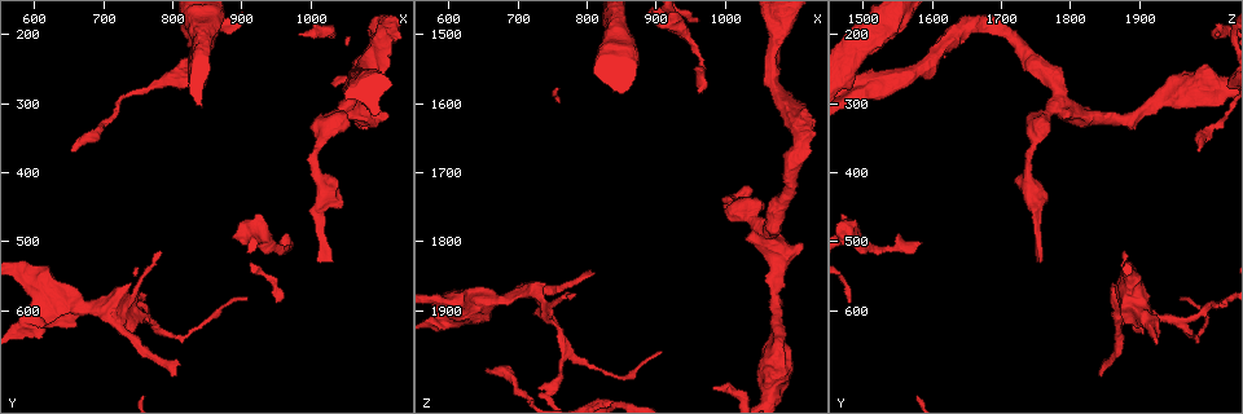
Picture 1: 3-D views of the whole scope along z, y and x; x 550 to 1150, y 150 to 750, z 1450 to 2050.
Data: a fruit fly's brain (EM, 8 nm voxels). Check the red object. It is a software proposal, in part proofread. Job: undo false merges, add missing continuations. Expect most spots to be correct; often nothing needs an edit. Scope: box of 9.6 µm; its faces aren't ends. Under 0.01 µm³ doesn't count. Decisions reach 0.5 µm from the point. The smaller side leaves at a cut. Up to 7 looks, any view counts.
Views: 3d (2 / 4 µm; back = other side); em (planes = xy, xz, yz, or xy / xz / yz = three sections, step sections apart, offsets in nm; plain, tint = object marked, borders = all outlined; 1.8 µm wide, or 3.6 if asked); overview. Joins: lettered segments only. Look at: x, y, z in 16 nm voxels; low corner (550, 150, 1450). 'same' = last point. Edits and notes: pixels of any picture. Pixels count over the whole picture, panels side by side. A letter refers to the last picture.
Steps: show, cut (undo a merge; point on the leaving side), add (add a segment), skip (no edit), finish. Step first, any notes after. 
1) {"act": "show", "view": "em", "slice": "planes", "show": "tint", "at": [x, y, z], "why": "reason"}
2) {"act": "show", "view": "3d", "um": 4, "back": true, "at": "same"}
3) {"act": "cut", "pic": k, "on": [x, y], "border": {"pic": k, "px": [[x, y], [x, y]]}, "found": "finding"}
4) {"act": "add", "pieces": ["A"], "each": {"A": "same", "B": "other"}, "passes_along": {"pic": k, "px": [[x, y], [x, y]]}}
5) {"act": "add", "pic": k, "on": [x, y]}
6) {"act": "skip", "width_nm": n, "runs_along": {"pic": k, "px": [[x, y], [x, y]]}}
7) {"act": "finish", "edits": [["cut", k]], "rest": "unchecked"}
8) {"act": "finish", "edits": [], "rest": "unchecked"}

{"act": "show", "view": "em", "slice": "yz", "step": 16, "show": "tint", "at": [805, 690, 1845]}

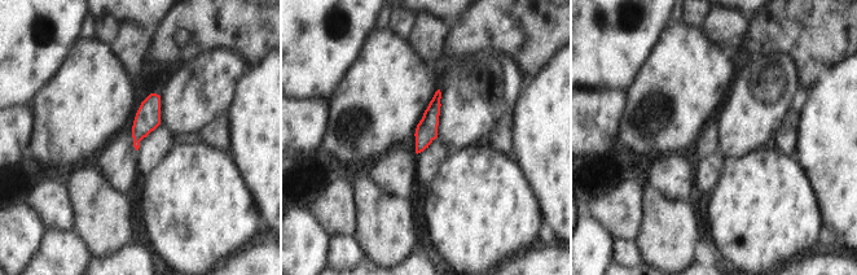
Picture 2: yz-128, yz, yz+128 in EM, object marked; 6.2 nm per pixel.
{"act": "show", "view": "em", "slice": "planes", "show": "borders", "at": "same", "why": "cut it another way"}

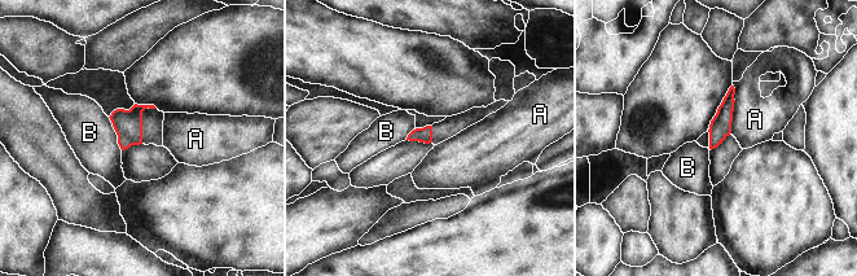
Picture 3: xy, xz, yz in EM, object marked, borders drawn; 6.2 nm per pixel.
{"act": "skip", "width_nm": 100, "longest_contact_nm": ["A", 300], "each": {"A": "other", "B": "other"}, "found": "no lettered segment goes on from it"}

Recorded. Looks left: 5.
{"act": "show", "view": "em", "um": 3.6, "slice": "planes", "show": "borders", "at": [1035, 535, 1755], "why": "long arm stops here"}

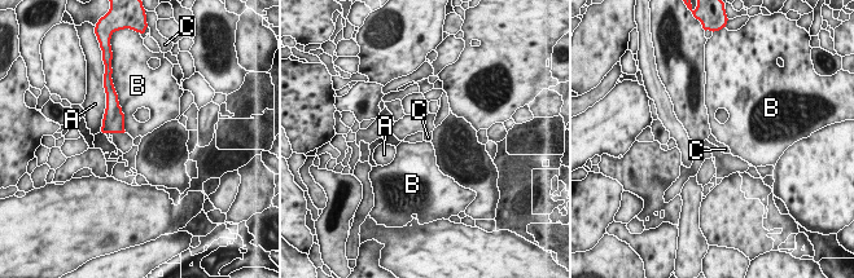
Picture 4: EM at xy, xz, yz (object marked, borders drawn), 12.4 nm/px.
{"act": "skip", "each": {"A": "other", "B": "other", "C": "other"}, "border": {"pic": 4, "px": [[117, 98], [126, 131]]}, "found": "none of them fits"}

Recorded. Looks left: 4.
{"act": "show", "view": "em", "slice": "xy", "step": 4, "show": "tint", "at": [1030, 320, 1790], "why": "branch stops here"}

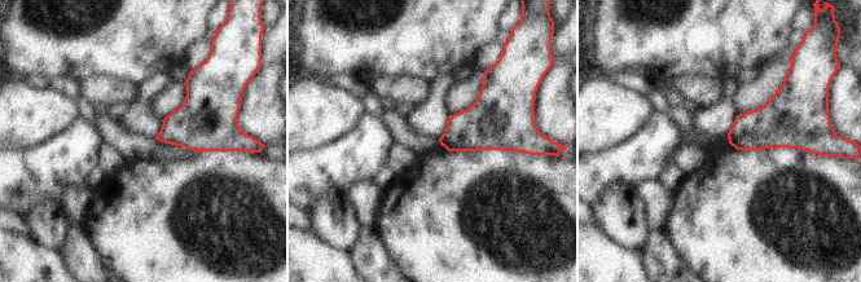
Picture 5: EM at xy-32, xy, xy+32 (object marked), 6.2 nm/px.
{"act": "show", "view": "em", "slice": "planes", "show": "borders", "at": "same", "why": "another direction"}

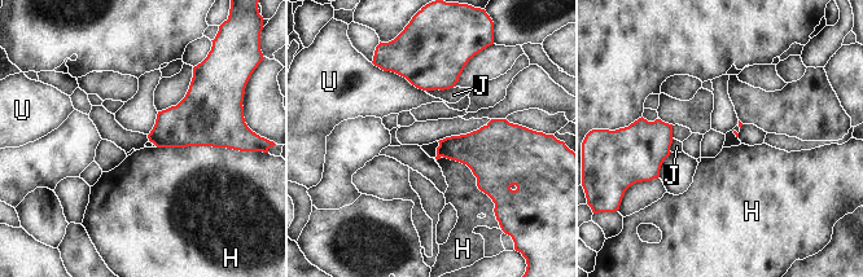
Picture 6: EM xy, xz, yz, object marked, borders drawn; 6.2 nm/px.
{"act": "skip", "each": {"H": "other", "J": "other", "U": "other"}, "border": {"pic": 6, "px": [[157, 146], [226, 146], [231, 149]]}, "found": "no lettered segment goes on from it"}

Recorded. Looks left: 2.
{"act": "finish", "edits": [], "rest": "unchecked"}

